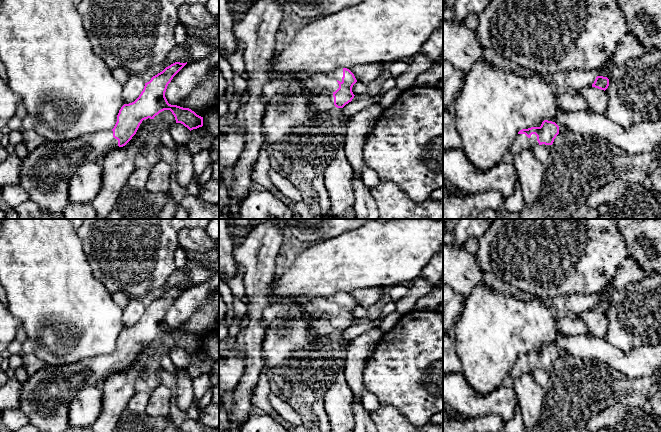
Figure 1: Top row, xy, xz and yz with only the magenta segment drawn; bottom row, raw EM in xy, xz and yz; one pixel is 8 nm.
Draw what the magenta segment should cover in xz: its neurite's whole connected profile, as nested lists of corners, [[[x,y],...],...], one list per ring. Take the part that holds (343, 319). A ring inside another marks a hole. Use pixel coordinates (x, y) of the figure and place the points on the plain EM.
[[[337,292],[327,298],[316,298],[303,305],[303,310],[314,314],[310,331],[313,335],[329,335],[343,332],[352,325],[353,309],[357,306],[354,298],[347,292]]]

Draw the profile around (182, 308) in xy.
[[[219,272],[202,284],[187,286],[167,310],[165,321],[168,327],[180,330],[192,314],[201,305],[208,303],[216,292],[219,292]]]

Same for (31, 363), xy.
[[[34,353],[24,354],[23,367],[29,376],[34,375],[39,370],[46,367],[45,363],[41,361]]]

